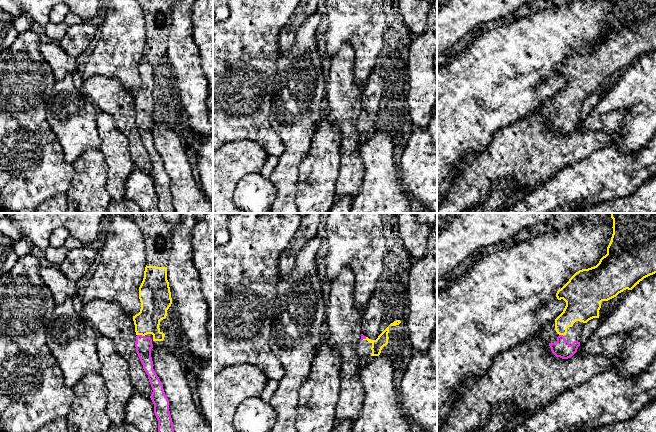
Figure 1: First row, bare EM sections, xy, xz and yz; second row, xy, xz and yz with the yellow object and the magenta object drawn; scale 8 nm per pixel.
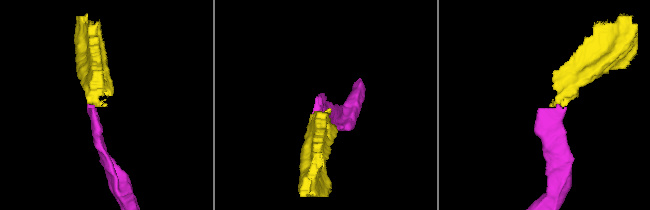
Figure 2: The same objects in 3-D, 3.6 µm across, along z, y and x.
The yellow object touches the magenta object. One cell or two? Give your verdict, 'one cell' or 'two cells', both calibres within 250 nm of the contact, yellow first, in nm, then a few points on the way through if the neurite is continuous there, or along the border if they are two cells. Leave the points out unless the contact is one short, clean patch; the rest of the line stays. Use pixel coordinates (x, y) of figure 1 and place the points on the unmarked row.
one cell; calibres 220 and 140 nm; way xy (154, 82), (141, 105), (141, 110), (143, 120)

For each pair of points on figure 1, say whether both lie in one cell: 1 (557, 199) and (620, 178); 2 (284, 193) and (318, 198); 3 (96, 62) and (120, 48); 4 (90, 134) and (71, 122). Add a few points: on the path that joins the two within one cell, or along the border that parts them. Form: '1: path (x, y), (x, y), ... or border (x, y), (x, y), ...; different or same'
1: path (573, 183), (604, 178); same
2: border (299, 172), (294, 202); different
3: path (102, 61), (114, 52); same
4: path (85, 134), (76, 127); same

